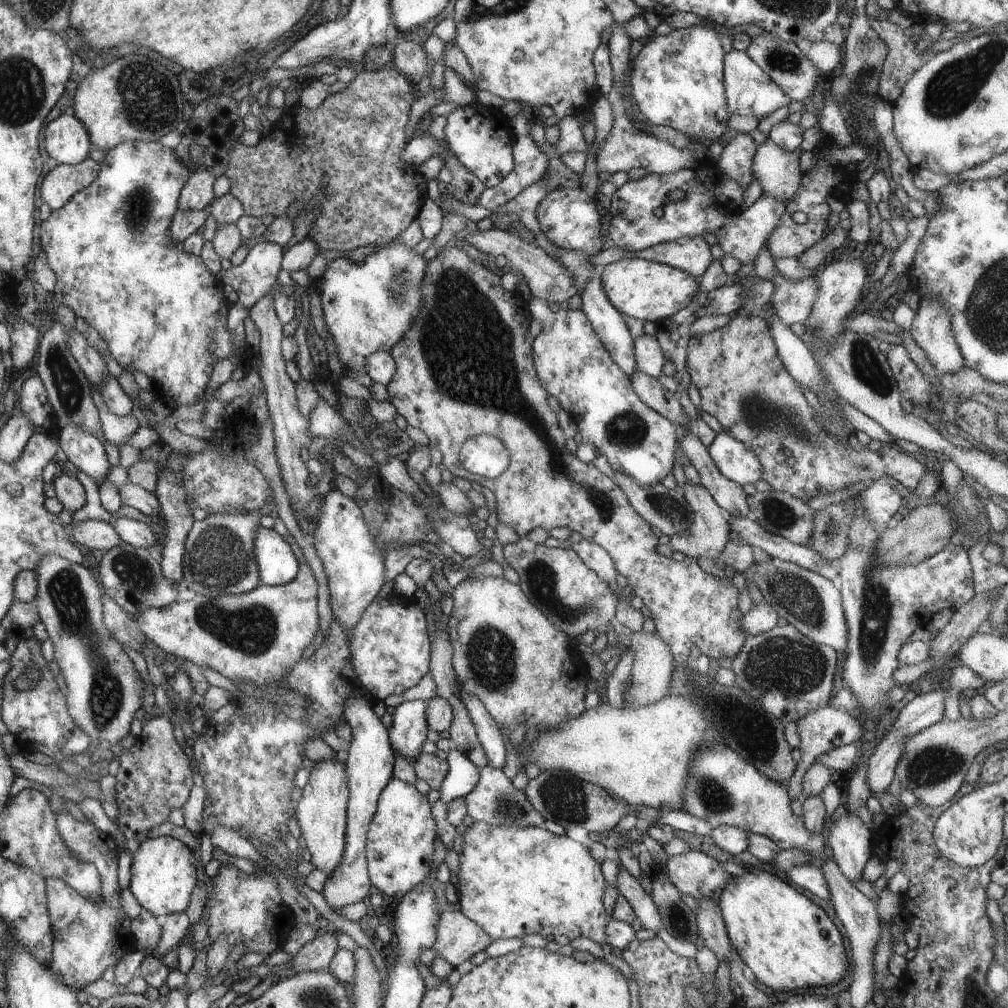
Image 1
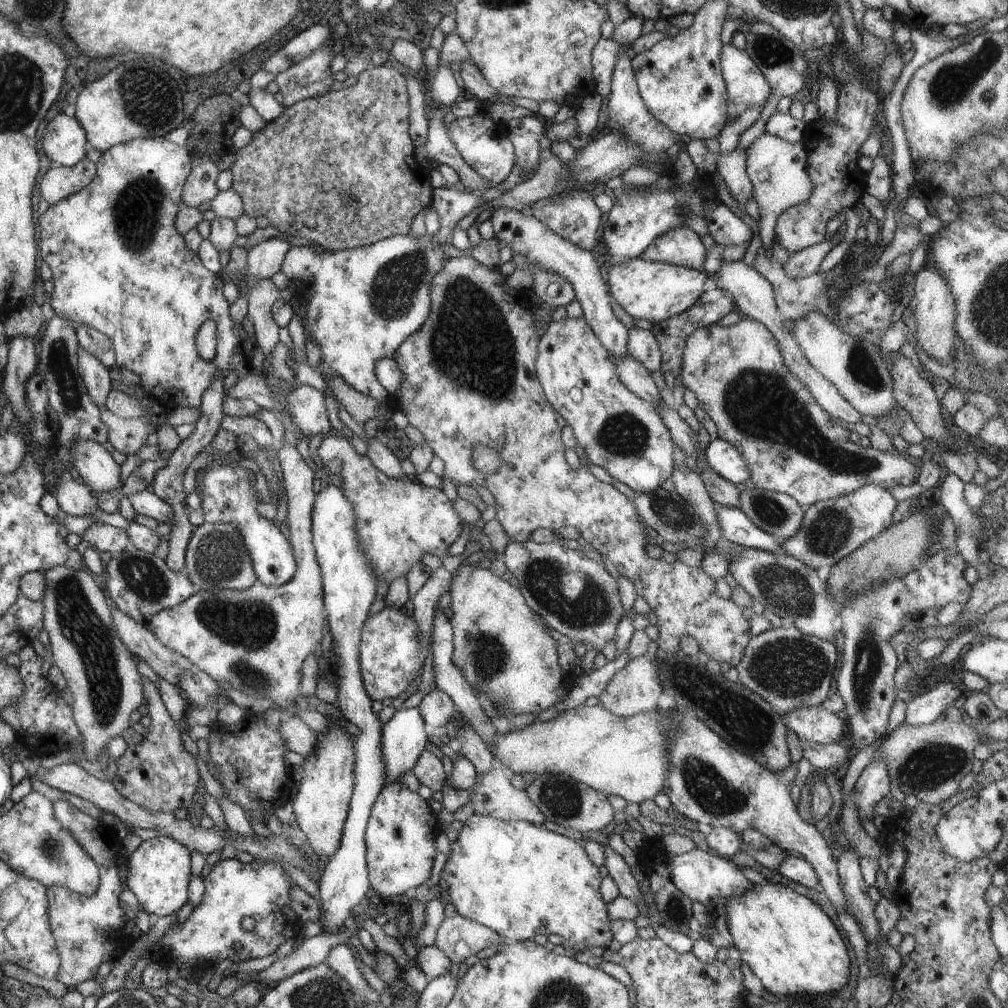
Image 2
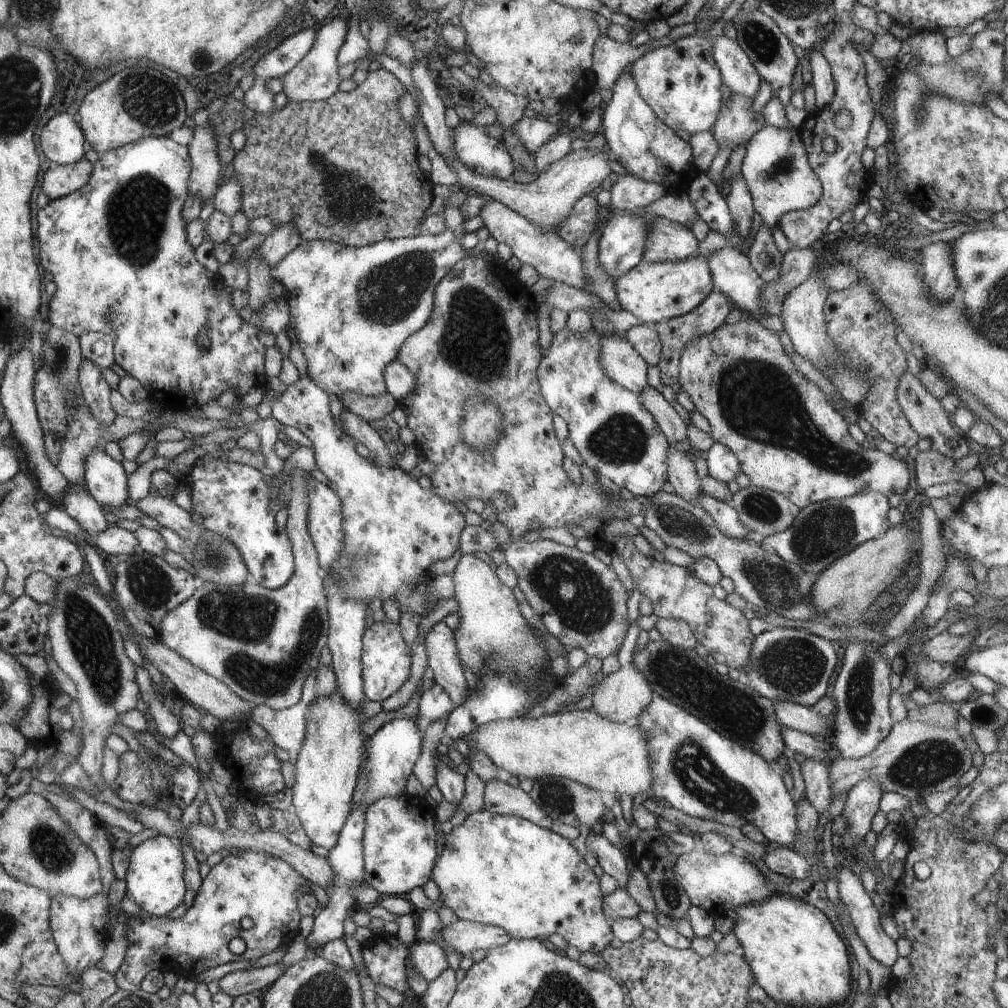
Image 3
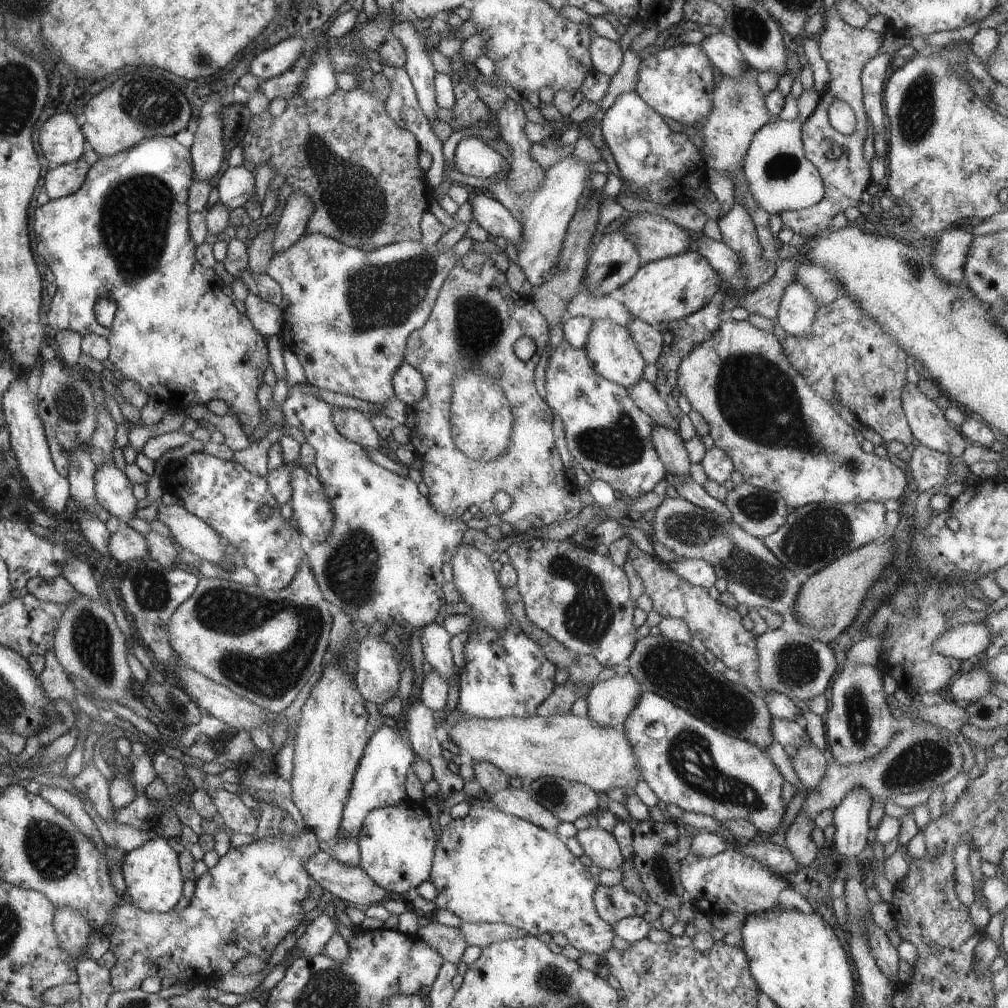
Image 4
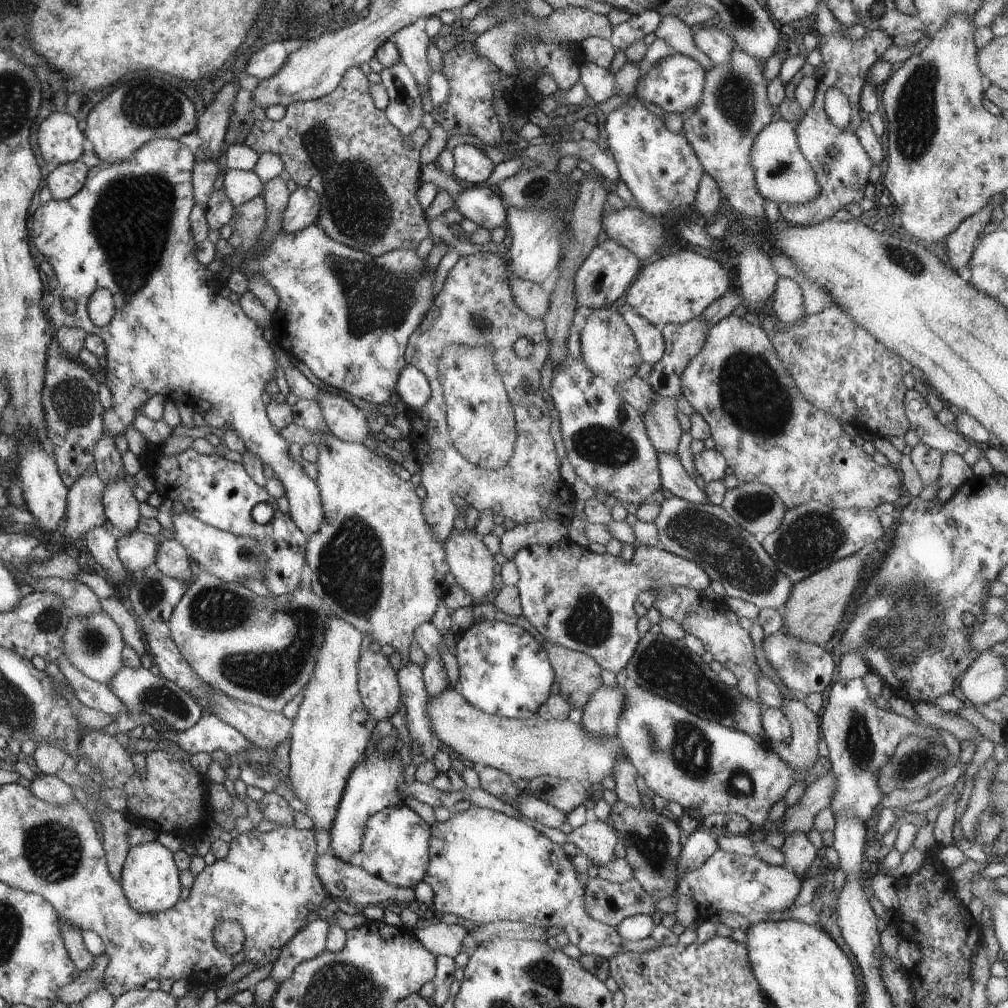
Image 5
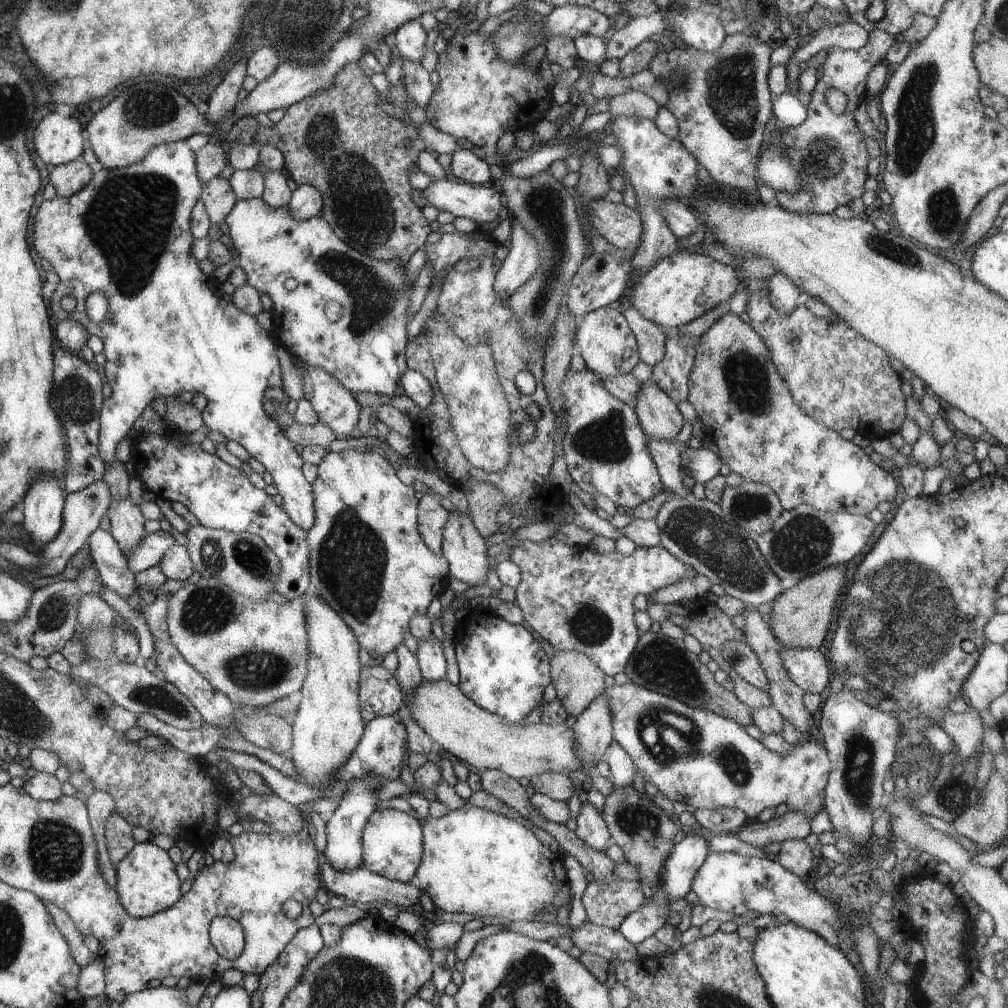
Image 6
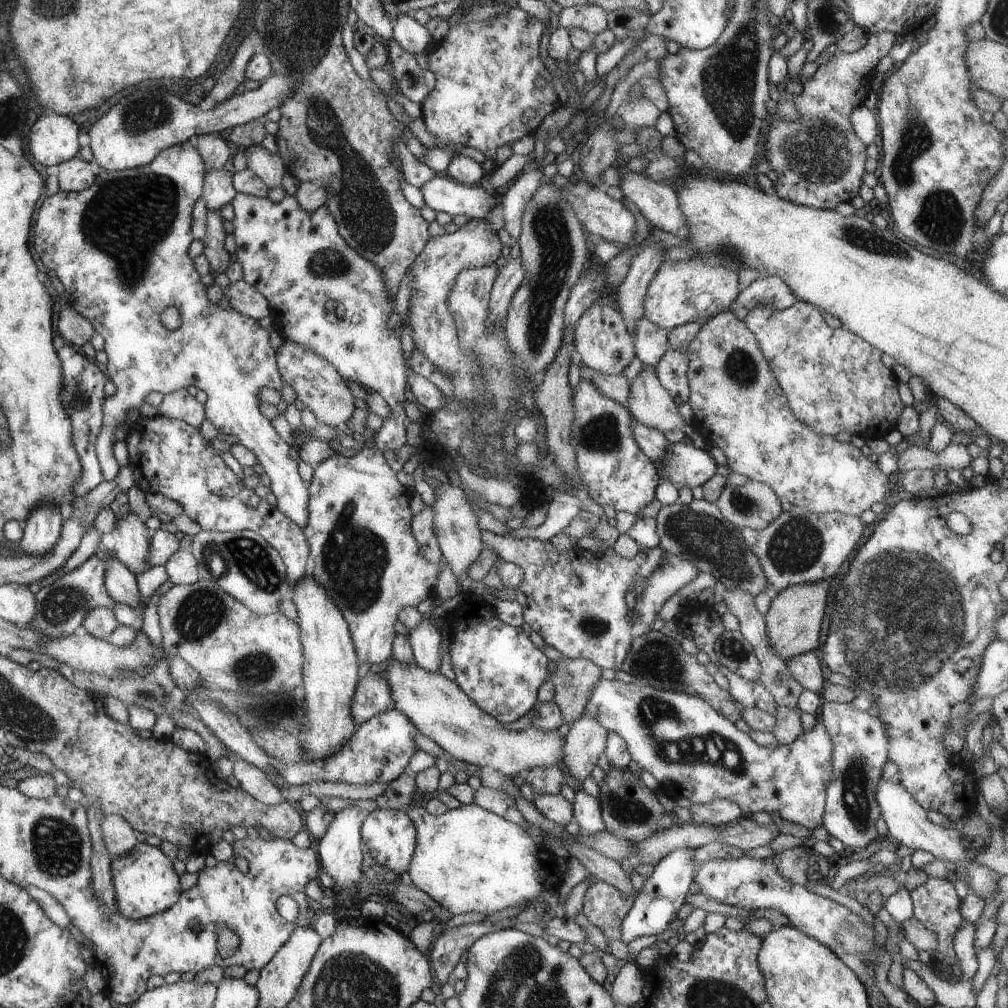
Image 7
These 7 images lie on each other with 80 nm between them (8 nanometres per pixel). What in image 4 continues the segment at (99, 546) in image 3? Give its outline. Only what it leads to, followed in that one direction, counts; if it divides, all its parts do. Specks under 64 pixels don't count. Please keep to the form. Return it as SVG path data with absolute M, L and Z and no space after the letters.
M126 524L108 538L108 554L118 562L138 562L144 560L148 554L146 538Z

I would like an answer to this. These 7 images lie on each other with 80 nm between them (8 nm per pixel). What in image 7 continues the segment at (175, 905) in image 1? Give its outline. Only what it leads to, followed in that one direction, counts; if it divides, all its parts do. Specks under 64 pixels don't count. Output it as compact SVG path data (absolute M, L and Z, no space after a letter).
M140 842L130 852L112 860L112 884L114 884L117 912L124 918L142 920L169 910L180 898L178 874L172 868L170 858L156 846Z

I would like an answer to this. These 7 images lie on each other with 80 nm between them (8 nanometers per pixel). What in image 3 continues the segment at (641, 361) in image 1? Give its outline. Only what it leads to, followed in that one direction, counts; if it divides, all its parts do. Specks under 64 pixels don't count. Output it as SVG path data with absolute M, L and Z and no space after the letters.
M638 324L626 331L626 342L649 366L656 366L661 358L662 342L655 324Z

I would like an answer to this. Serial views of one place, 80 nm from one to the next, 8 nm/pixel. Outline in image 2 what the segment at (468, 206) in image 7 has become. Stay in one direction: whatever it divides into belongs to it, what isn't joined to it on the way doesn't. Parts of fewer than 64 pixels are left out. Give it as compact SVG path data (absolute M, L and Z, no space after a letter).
M498 208L492 212L489 220L494 228L493 237L508 244L516 254L524 254L528 260L532 260L540 268L550 270L554 274L560 274L562 278L566 278L570 282L574 292L576 292L576 299L582 307L583 318L592 328L602 346L612 354L614 359L630 355L628 351L630 332L618 319L614 308L612 308L613 299L602 278L599 268L601 262L598 261L597 255L556 236L533 215L526 216L526 214L514 209Z

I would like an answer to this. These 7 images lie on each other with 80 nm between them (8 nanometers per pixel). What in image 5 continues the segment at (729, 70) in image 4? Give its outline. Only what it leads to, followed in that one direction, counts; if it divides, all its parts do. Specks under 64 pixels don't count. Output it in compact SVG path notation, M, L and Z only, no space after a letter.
M716 22L713 26L704 26L704 28L694 28L692 33L692 39L694 44L698 46L698 49L707 57L713 64L726 64L730 60L730 54L734 50L734 40L727 33L726 30L720 31L716 28Z

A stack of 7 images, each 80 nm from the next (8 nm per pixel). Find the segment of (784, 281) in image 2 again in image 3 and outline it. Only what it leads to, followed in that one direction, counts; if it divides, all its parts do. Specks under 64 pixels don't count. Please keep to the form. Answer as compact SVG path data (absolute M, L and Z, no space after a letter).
M760 224L755 240L747 250L746 256L749 262L765 282L776 282L783 254L778 252L772 238L770 228Z

